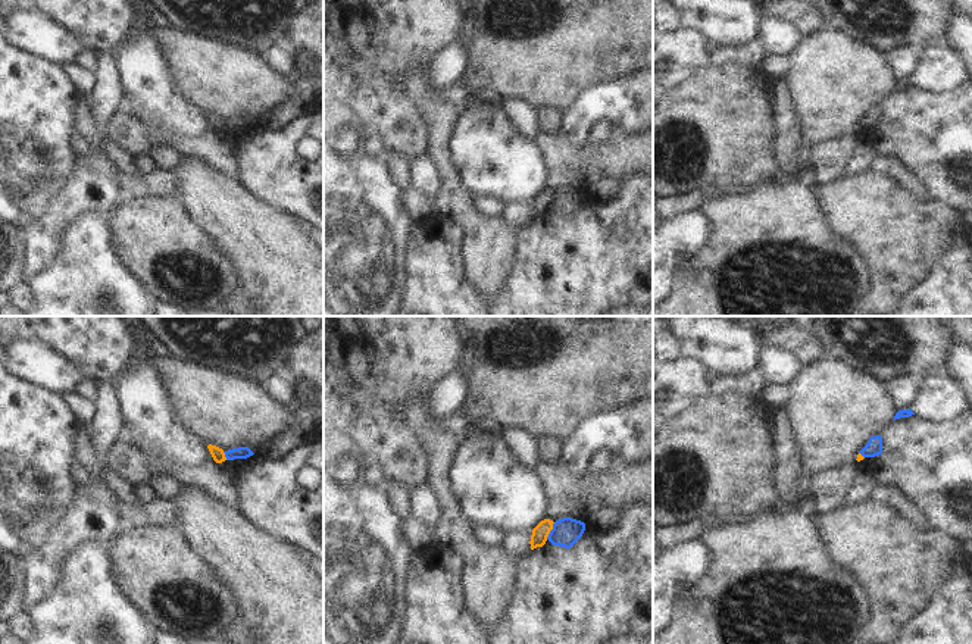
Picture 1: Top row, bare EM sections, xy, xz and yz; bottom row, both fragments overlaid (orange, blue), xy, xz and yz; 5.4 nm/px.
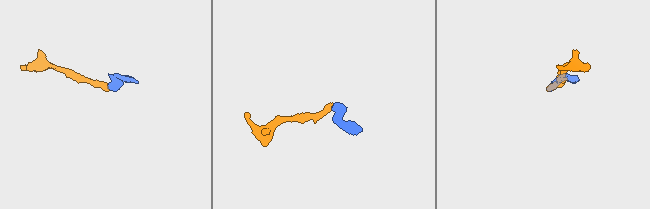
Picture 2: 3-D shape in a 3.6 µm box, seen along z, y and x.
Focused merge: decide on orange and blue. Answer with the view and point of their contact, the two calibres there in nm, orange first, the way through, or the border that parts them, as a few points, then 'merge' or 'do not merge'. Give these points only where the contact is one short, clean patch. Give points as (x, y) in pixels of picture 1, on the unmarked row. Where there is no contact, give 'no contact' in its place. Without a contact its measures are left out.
xz (550, 200) | 90/150 nm | across xz (540, 203), (550, 200), (565, 203) | merge

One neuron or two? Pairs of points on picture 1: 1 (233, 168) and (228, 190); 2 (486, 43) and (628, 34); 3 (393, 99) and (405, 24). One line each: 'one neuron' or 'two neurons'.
1: two neurons
2: one neuron
3: one neuron

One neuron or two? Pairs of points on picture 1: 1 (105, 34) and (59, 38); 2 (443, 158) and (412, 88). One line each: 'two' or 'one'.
1: two
2: one

